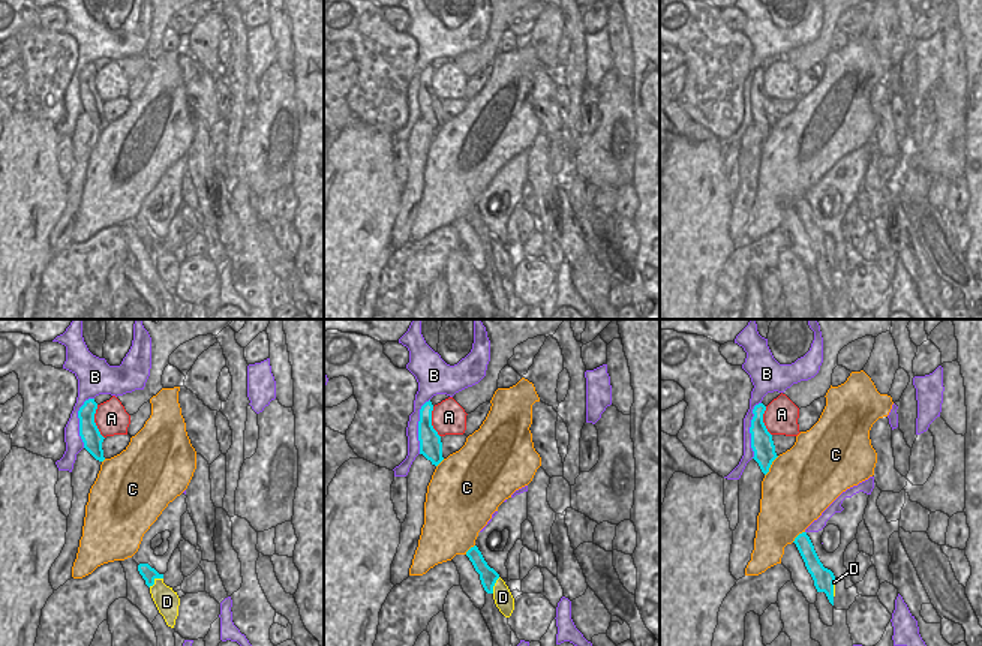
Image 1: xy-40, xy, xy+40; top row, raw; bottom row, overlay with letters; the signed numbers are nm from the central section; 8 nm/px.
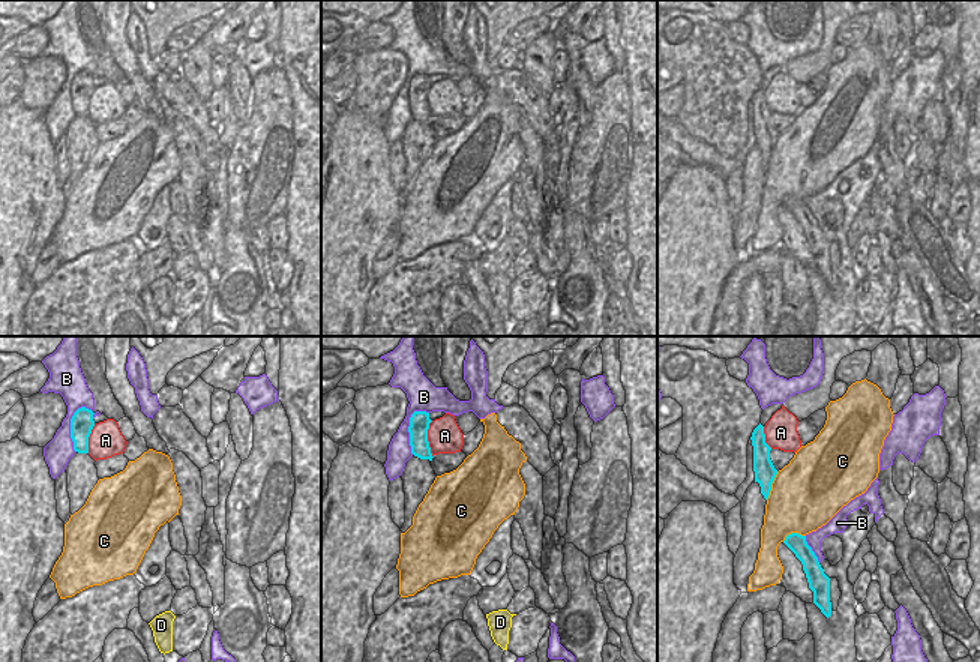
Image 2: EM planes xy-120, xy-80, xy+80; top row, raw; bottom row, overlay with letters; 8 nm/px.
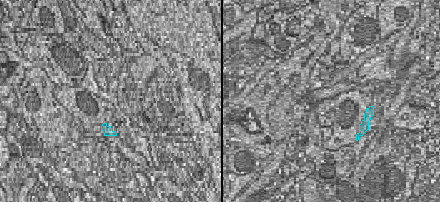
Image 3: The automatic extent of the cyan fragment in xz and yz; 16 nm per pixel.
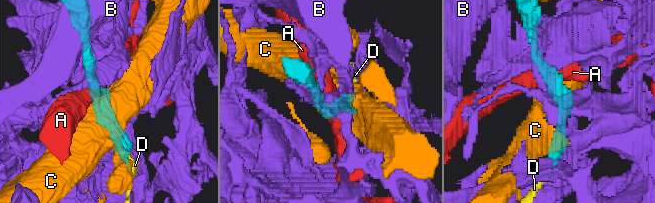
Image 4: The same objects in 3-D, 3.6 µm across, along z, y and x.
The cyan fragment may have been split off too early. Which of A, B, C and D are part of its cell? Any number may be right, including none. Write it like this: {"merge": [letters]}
{"merge": []}

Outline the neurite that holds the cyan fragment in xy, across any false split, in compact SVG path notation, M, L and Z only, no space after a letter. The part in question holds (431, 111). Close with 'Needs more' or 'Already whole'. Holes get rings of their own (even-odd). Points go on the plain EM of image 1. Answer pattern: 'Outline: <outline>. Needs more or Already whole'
Outline: M426 66L420 73L418 85L418 105L420 105L420 118L423 118L432 129L438 130L442 121L442 106L441 100L432 90L432 66Z. Already whole

